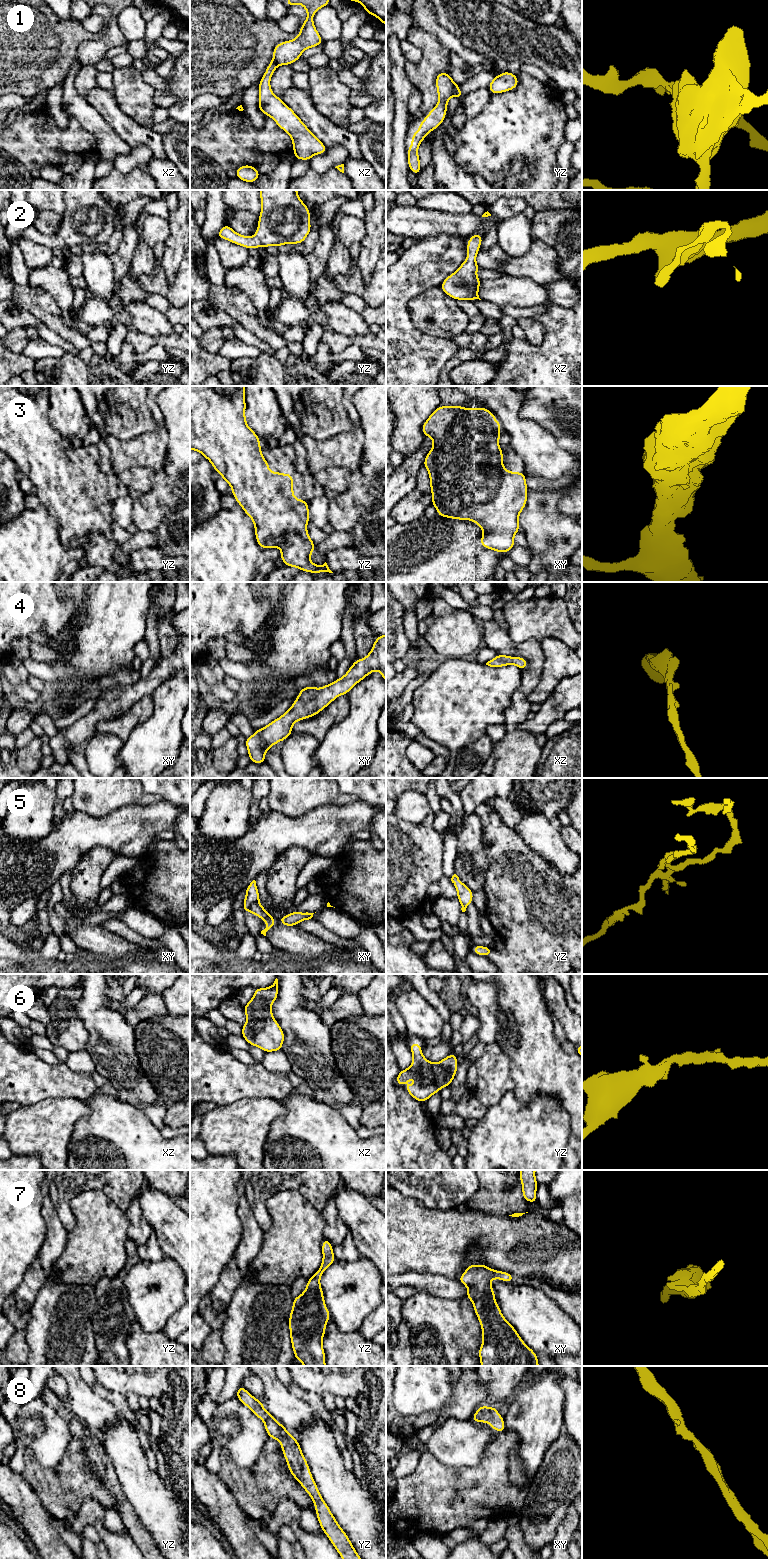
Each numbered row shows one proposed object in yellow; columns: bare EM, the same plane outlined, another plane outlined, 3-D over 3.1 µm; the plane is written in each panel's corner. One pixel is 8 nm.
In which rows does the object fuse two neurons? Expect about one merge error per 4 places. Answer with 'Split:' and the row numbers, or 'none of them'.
Split: 1, 5

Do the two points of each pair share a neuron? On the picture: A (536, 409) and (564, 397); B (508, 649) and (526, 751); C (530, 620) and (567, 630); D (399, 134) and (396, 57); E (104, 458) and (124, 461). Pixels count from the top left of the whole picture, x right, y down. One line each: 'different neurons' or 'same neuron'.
A: same neuron
B: same neuron
C: same neuron
D: same neuron
E: different neurons

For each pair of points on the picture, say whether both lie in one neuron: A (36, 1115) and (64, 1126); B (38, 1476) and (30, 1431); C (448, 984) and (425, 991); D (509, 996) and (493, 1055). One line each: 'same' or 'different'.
A: same
B: different
C: different
D: different

